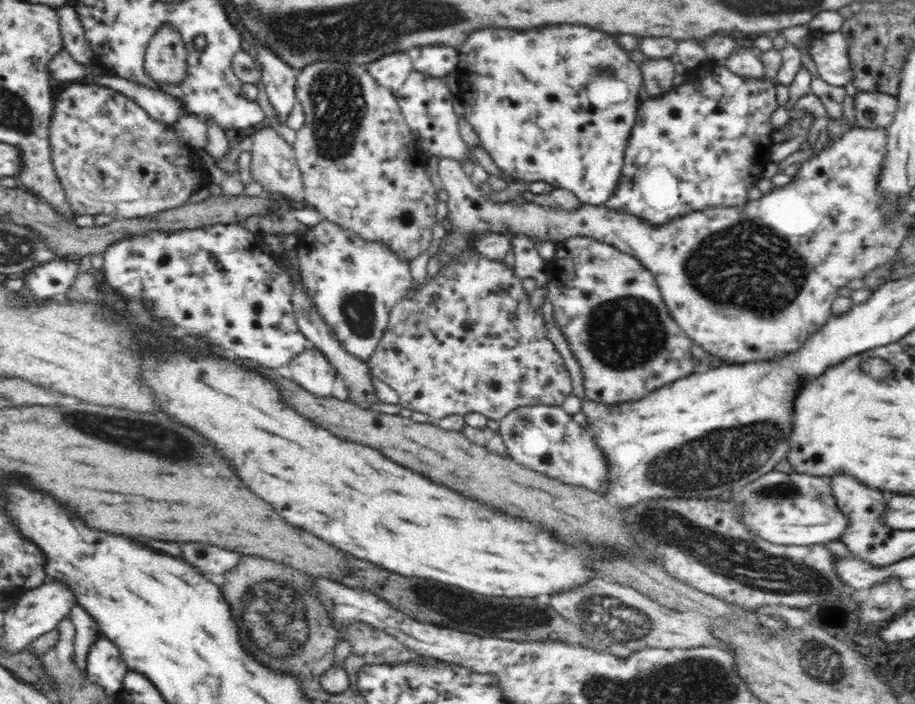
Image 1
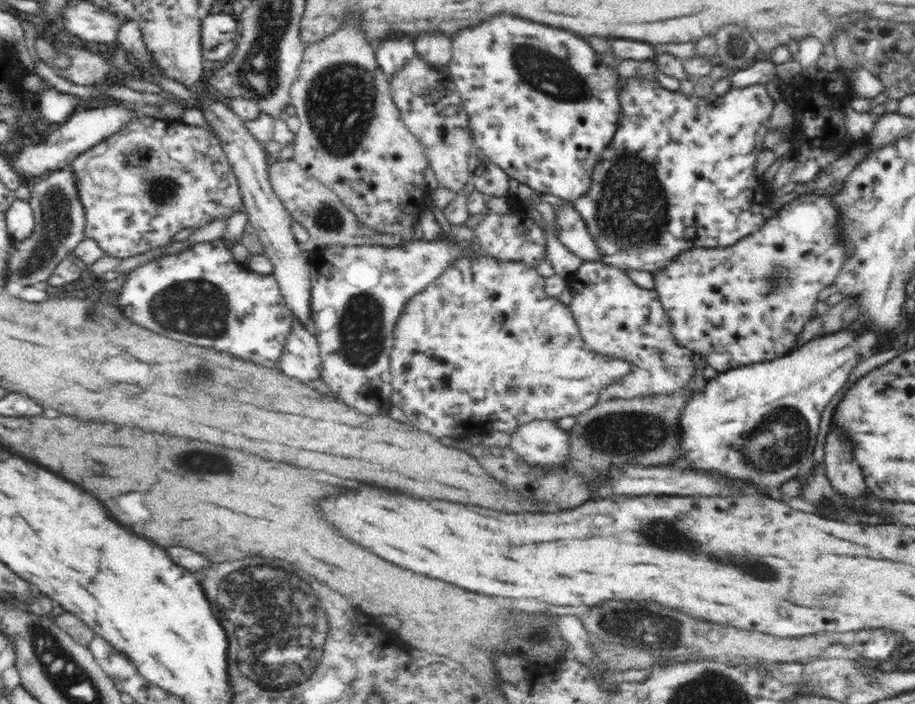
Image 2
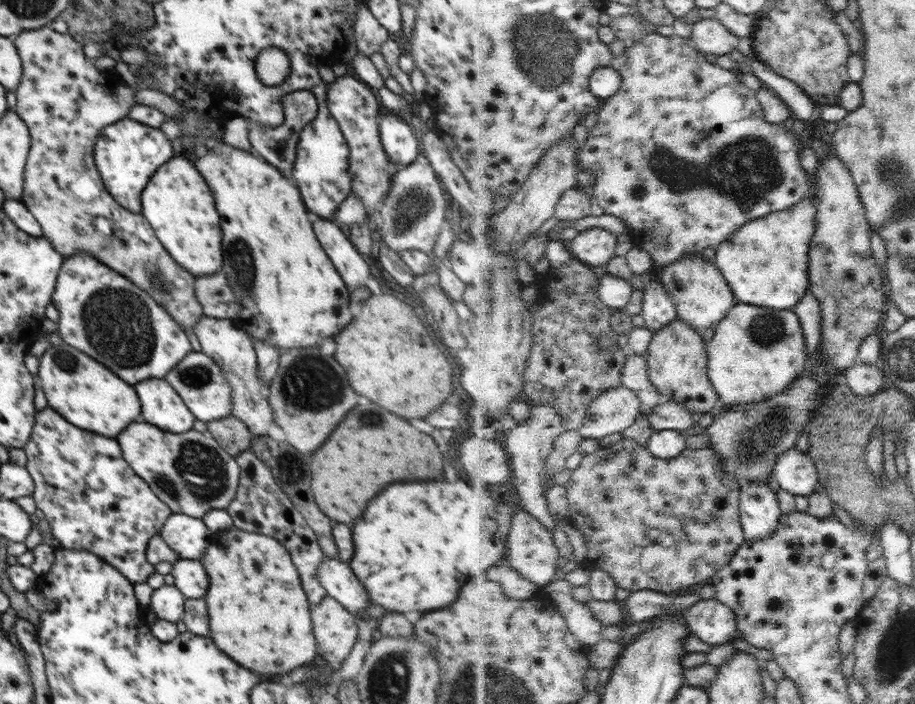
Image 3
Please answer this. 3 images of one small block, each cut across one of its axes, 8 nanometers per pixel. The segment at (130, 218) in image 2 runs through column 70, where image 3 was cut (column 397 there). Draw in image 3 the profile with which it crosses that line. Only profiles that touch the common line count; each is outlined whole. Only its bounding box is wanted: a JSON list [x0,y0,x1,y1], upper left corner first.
[327,74,401,215]

